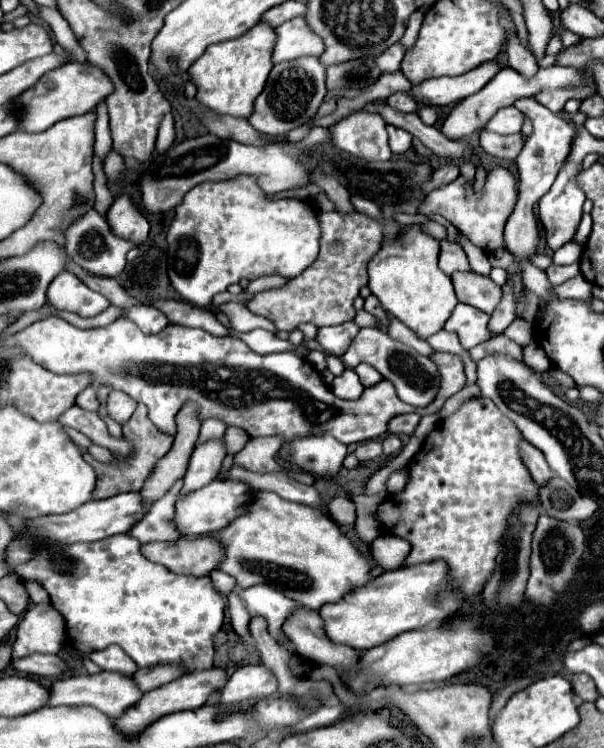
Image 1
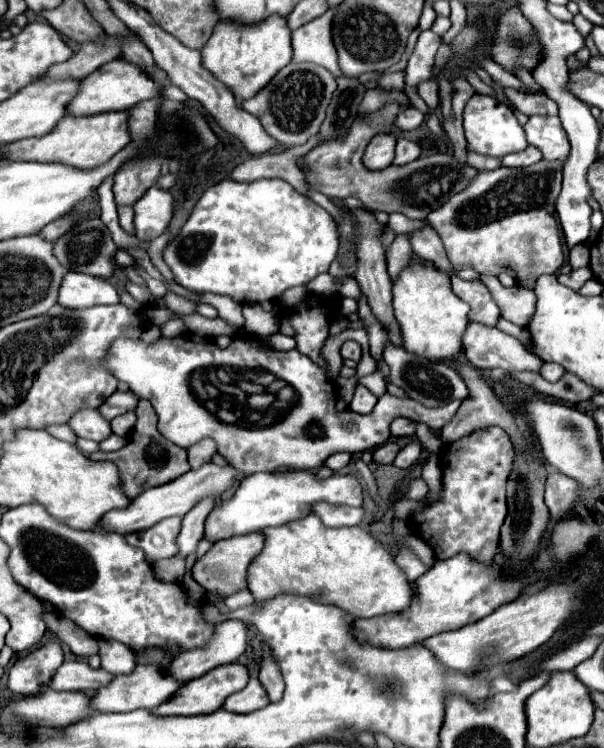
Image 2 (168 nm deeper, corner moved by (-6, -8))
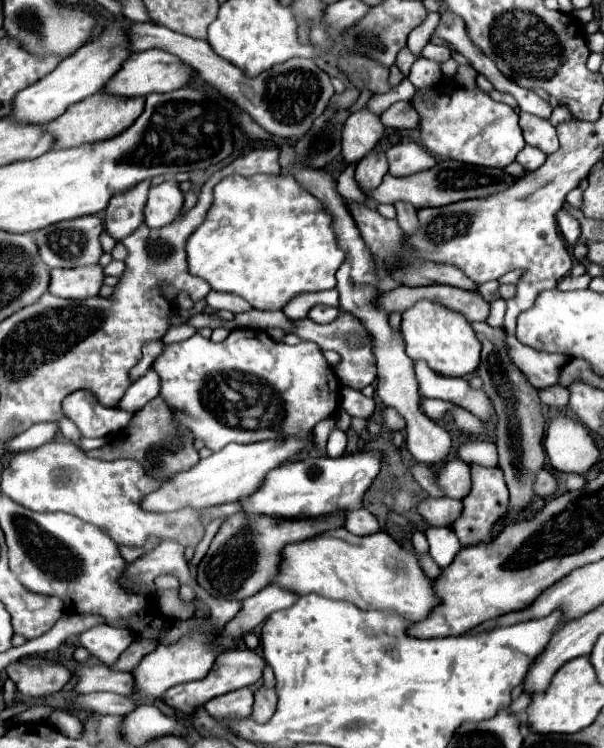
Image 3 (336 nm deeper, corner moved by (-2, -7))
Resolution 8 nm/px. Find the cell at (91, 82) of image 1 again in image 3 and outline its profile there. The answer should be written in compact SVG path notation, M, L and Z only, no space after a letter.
M152 49L152 51L130 55L122 63L120 71L116 71L108 79L102 91L106 91L108 95L118 95L118 97L146 97L150 93L170 93L188 83L188 71L192 71L192 67L182 65L180 59L176 59L174 55Z

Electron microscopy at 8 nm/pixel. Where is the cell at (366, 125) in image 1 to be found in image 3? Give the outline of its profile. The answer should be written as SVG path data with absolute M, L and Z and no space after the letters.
M372 151L356 165L356 181L362 191L370 191L372 187L378 187L386 173L388 173L386 153Z

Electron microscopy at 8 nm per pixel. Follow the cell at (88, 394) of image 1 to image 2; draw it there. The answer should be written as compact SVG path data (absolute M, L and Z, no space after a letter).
M130 390L126 392L116 392L116 396L110 396L102 406L100 406L100 412L112 420L116 416L122 416L126 412L132 412L136 410L136 404L140 402L140 398L136 394L132 394Z

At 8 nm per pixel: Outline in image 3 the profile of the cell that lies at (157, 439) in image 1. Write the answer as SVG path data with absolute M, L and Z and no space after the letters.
M158 397L148 401L132 417L128 427L114 433L104 447L94 449L94 451L86 451L86 455L96 457L96 459L104 459L104 461L134 459L144 467L146 475L154 477L154 479L168 479L180 471L186 471L188 467L194 467L200 461L198 451L192 447L192 435L188 435L188 431L184 431L184 427L176 427L172 423L170 407L164 401L160 401Z

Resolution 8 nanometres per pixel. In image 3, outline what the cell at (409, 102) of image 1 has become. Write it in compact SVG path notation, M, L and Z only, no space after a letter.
M400 101L394 103L392 107L388 107L382 115L380 115L382 123L386 127L392 129L414 129L420 123L420 115L418 111L408 103L408 101Z

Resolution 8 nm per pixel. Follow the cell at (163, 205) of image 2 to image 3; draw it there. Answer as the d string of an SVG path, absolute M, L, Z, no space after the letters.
M164 181L162 185L150 187L148 201L144 207L144 225L150 229L164 227L172 223L182 209L184 197L182 191L178 189L178 181Z

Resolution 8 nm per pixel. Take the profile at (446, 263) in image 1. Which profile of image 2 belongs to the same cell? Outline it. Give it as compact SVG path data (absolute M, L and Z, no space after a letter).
M422 226L420 230L412 230L410 232L410 244L412 244L412 250L418 256L422 256L424 260L432 260L438 268L454 270L452 264L448 264L440 236L430 226Z

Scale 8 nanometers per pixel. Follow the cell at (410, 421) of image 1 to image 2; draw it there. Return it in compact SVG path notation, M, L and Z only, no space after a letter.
M396 418L392 422L390 430L392 430L392 436L412 436L416 430L416 424L408 418Z

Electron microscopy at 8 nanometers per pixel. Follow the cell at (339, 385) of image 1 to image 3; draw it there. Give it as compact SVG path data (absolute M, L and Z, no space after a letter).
M342 387L342 395L340 395L340 407L344 411L348 411L348 415L352 417L362 417L368 419L376 407L376 401L372 397L364 397L358 389L352 387Z

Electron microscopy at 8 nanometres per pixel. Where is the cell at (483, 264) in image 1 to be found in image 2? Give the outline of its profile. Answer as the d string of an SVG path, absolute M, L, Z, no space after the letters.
M482 276L482 282L490 290L494 302L498 304L502 318L506 318L514 324L520 324L520 326L526 326L530 322L530 318L536 310L536 296L532 290L528 290L524 286L506 288L494 276Z

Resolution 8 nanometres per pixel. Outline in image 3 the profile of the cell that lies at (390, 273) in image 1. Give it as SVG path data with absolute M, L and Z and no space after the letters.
M420 299L402 313L400 323L402 339L406 343L406 355L410 359L422 359L432 367L432 371L440 375L462 377L472 373L480 361L480 343L474 335L474 329L466 321L466 317L458 311L452 311L440 303L432 303L428 299Z

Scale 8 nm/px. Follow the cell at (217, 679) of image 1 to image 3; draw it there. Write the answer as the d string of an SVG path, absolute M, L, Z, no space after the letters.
M250 649L224 651L224 653L220 653L220 655L216 657L214 667L210 669L210 673L208 673L204 679L198 679L198 681L192 681L192 683L182 683L182 685L172 687L170 691L164 693L164 703L170 705L172 709L180 711L180 713L190 715L192 711L196 711L198 707L204 707L210 699L214 699L214 697L218 697L218 695L236 691L236 689L240 689L240 687L254 685L254 683L262 677L264 665L266 665L266 661L264 661L262 655L256 653L256 651L250 651Z

